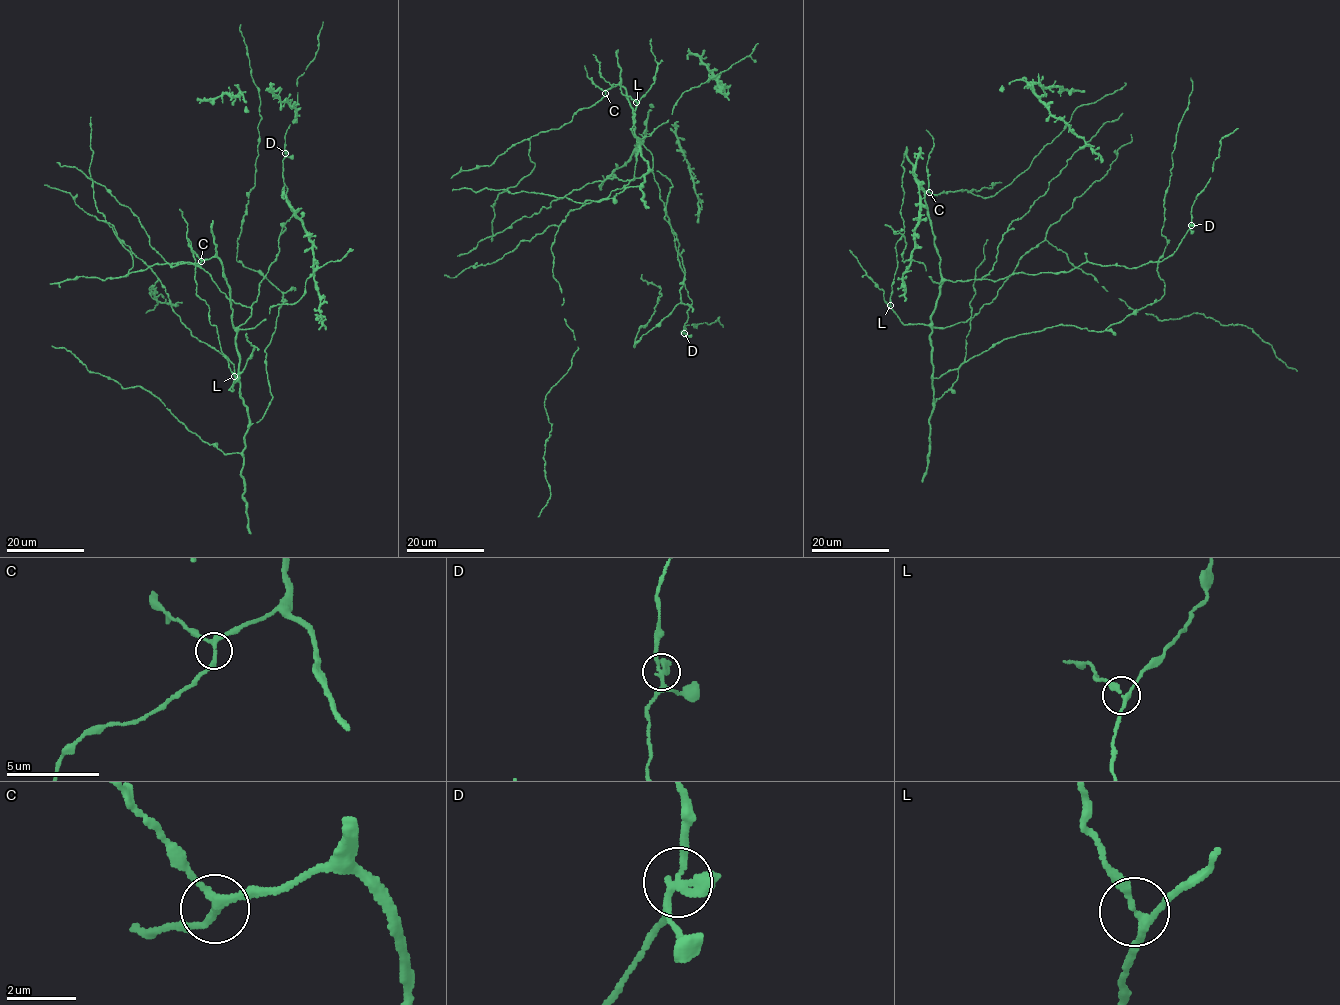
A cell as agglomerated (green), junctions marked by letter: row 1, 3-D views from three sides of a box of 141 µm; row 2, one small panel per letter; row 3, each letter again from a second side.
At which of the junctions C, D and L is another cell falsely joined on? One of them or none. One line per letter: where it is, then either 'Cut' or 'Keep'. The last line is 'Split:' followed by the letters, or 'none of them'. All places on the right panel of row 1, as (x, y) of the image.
C: Place: (929, 192). Keep
D: Place: (1191, 225). Keep
L: Place: (890, 305). Keep
Split: none of them

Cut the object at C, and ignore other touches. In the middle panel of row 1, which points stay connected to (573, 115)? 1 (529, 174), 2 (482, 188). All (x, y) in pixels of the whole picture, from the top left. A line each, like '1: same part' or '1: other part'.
1: same part
2: other part

